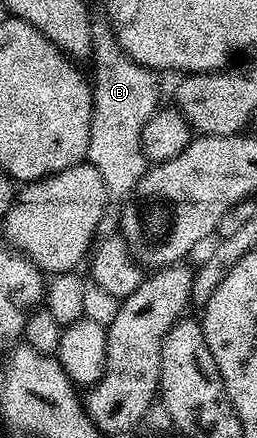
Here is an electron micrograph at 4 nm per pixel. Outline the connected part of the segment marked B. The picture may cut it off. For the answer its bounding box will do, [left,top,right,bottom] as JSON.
[85,16,160,197]

